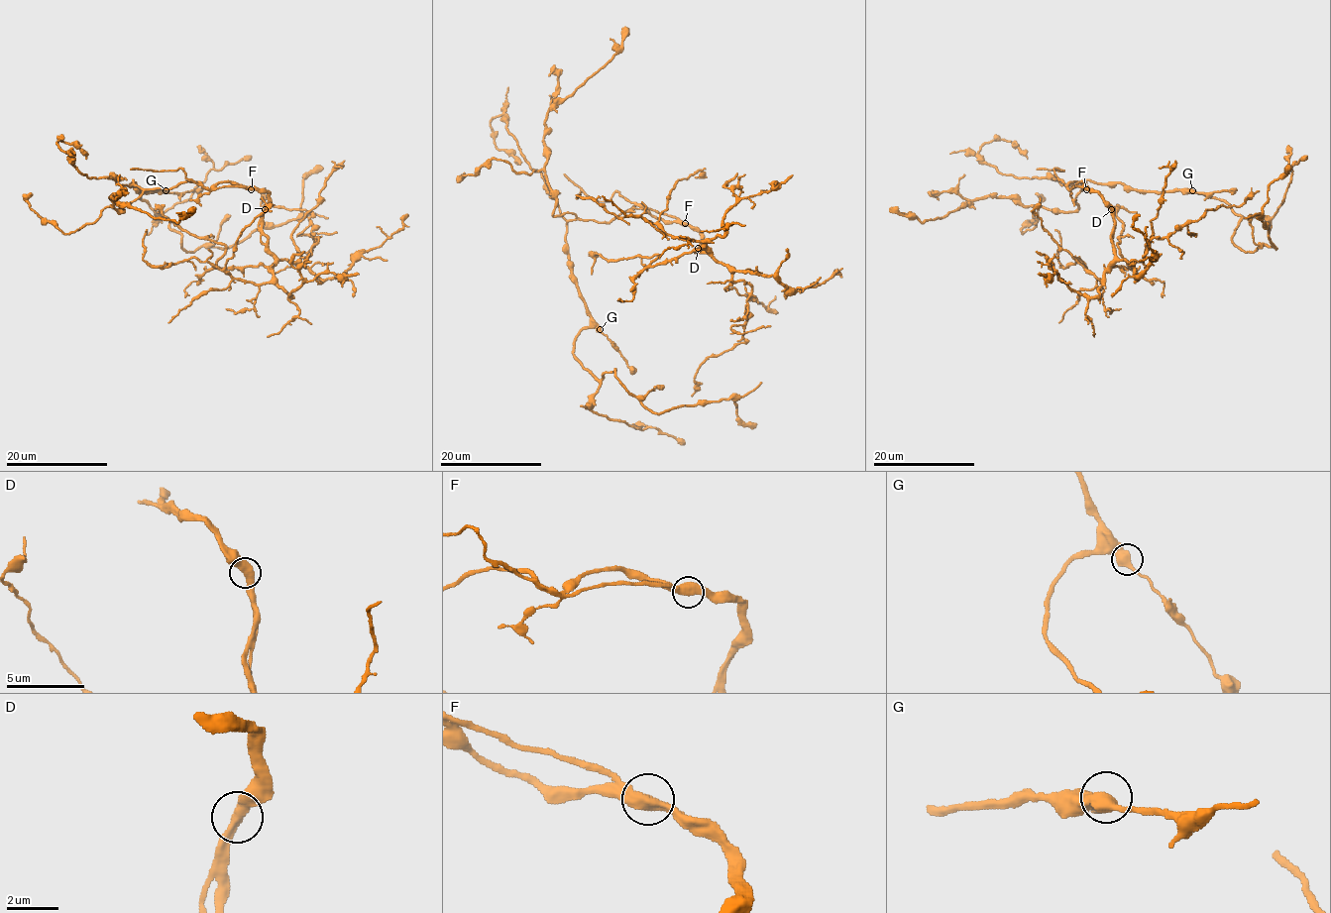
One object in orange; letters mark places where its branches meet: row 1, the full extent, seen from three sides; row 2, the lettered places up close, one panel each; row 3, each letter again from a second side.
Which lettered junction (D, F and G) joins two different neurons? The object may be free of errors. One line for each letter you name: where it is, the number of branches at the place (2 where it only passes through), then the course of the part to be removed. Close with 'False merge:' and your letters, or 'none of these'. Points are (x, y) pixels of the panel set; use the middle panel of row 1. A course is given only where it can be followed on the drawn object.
False merge: none of these

